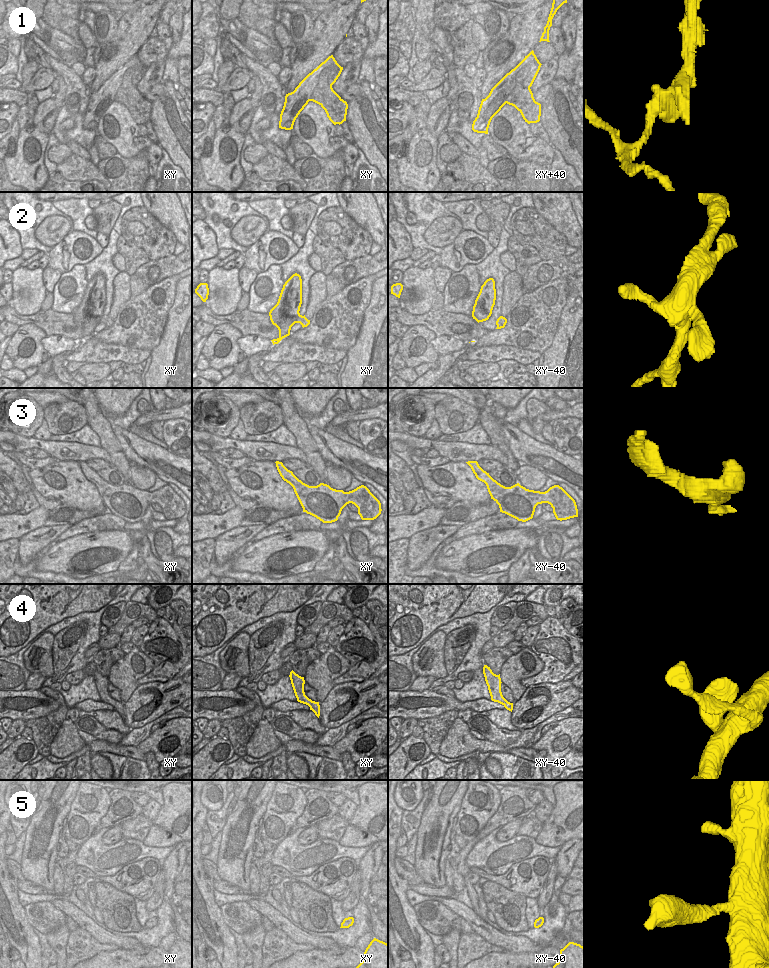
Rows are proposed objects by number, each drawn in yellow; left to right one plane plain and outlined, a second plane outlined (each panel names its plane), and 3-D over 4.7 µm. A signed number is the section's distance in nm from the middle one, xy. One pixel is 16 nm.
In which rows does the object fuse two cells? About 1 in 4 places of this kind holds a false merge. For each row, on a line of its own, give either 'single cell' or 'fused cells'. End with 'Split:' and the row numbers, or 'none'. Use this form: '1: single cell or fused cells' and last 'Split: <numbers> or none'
1: fused cells
2: single cell
3: single cell
4: single cell
5: single cell
Split: 1

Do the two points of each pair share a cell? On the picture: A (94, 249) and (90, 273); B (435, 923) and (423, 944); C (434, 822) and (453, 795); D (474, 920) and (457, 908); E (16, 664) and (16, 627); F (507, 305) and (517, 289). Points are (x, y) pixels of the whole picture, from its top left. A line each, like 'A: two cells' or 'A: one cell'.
A: two cells
B: two cells
C: one cell
D: one cell
E: two cells
F: one cell

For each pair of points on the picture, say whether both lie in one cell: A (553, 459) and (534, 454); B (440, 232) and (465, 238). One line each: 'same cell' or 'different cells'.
A: same cell
B: different cells

